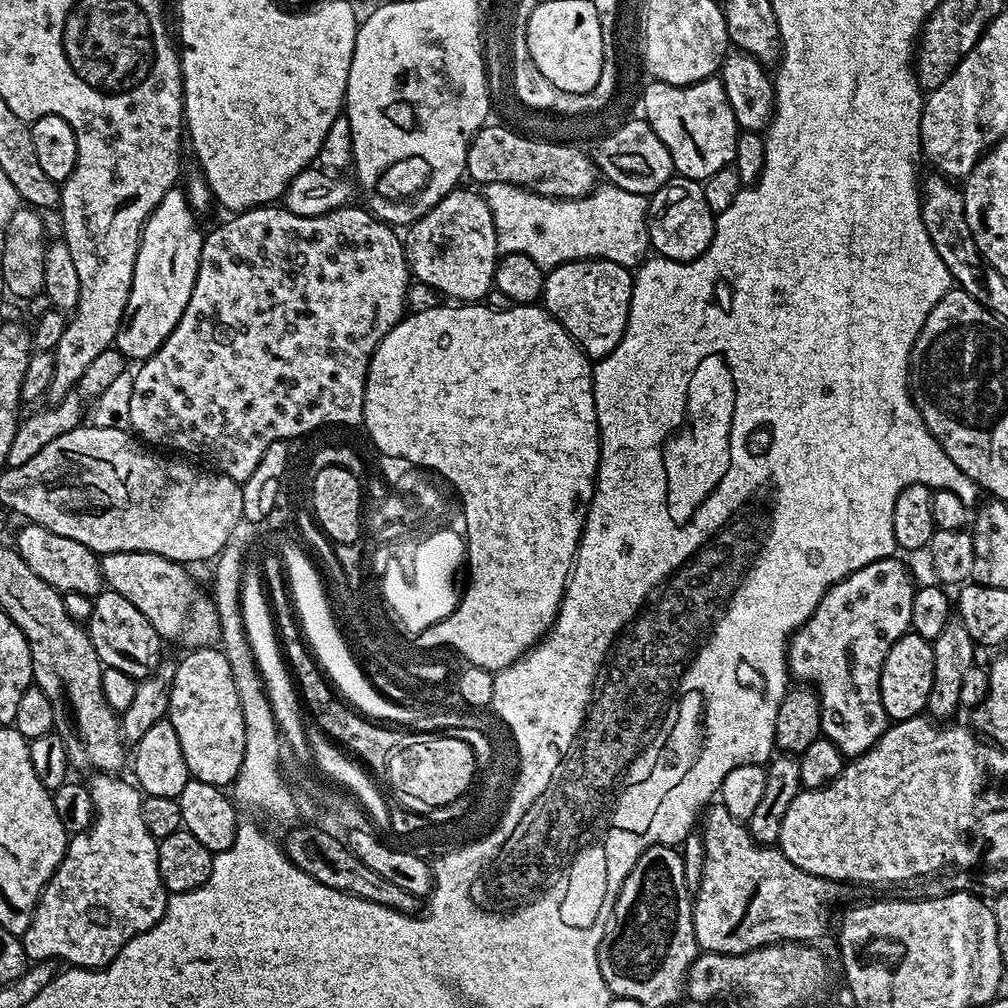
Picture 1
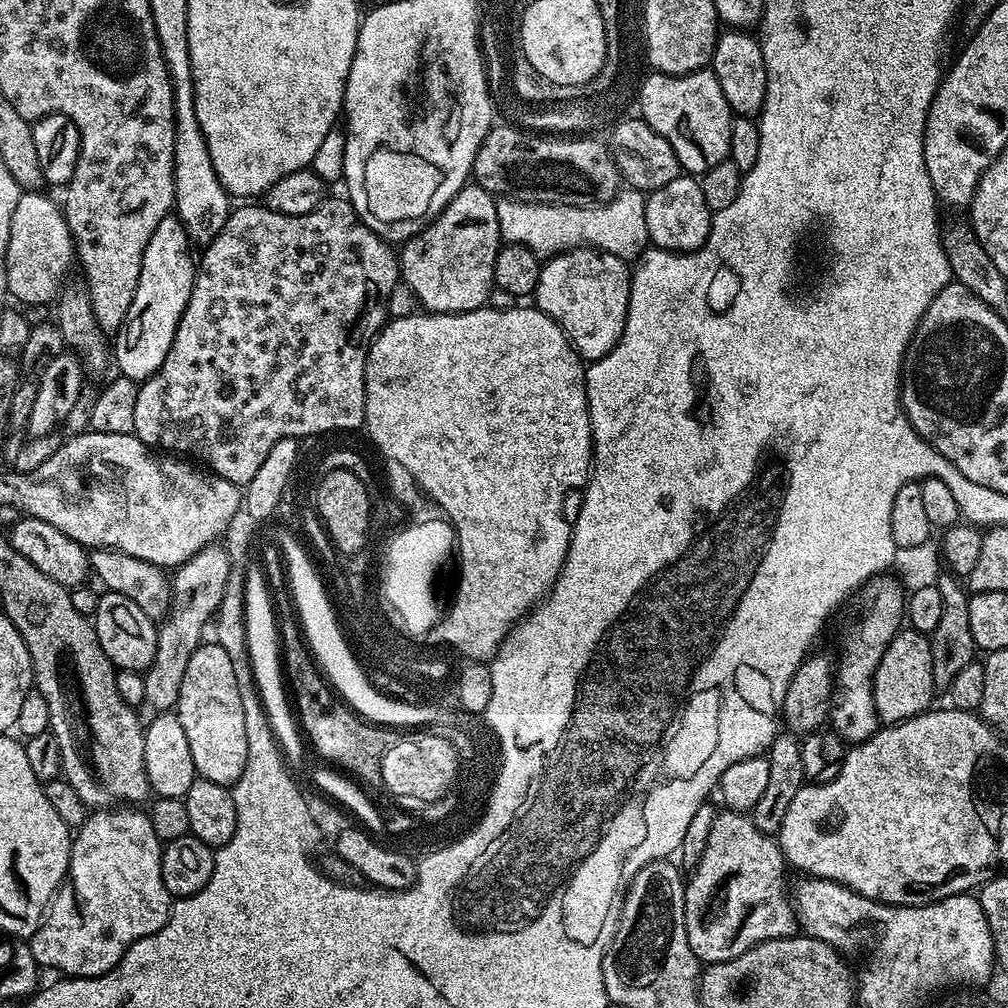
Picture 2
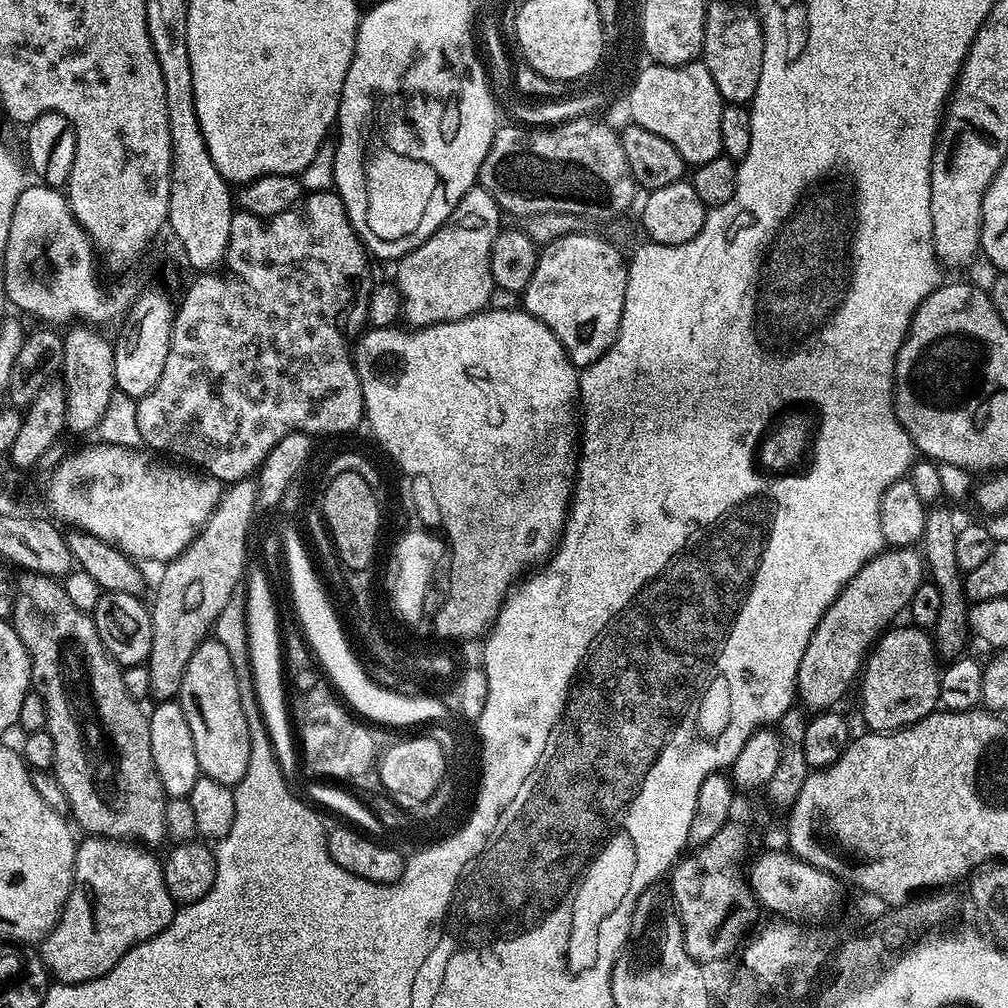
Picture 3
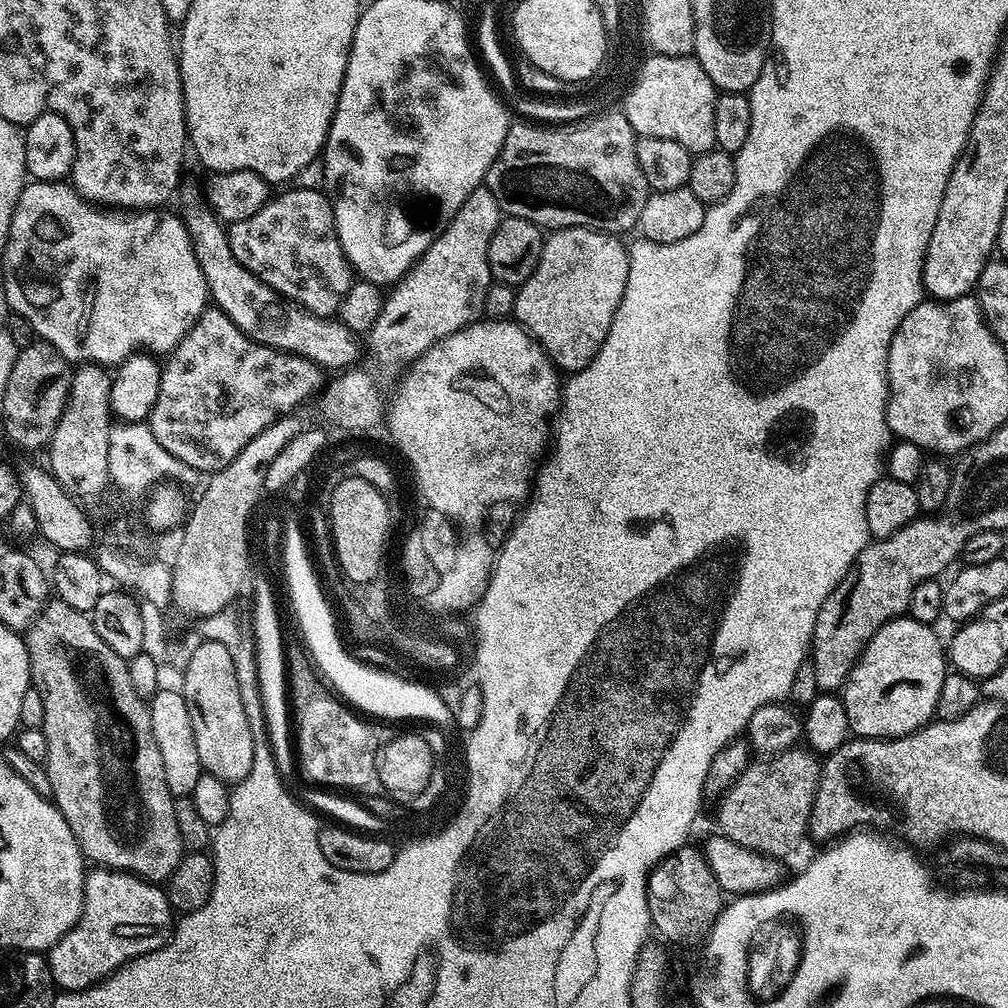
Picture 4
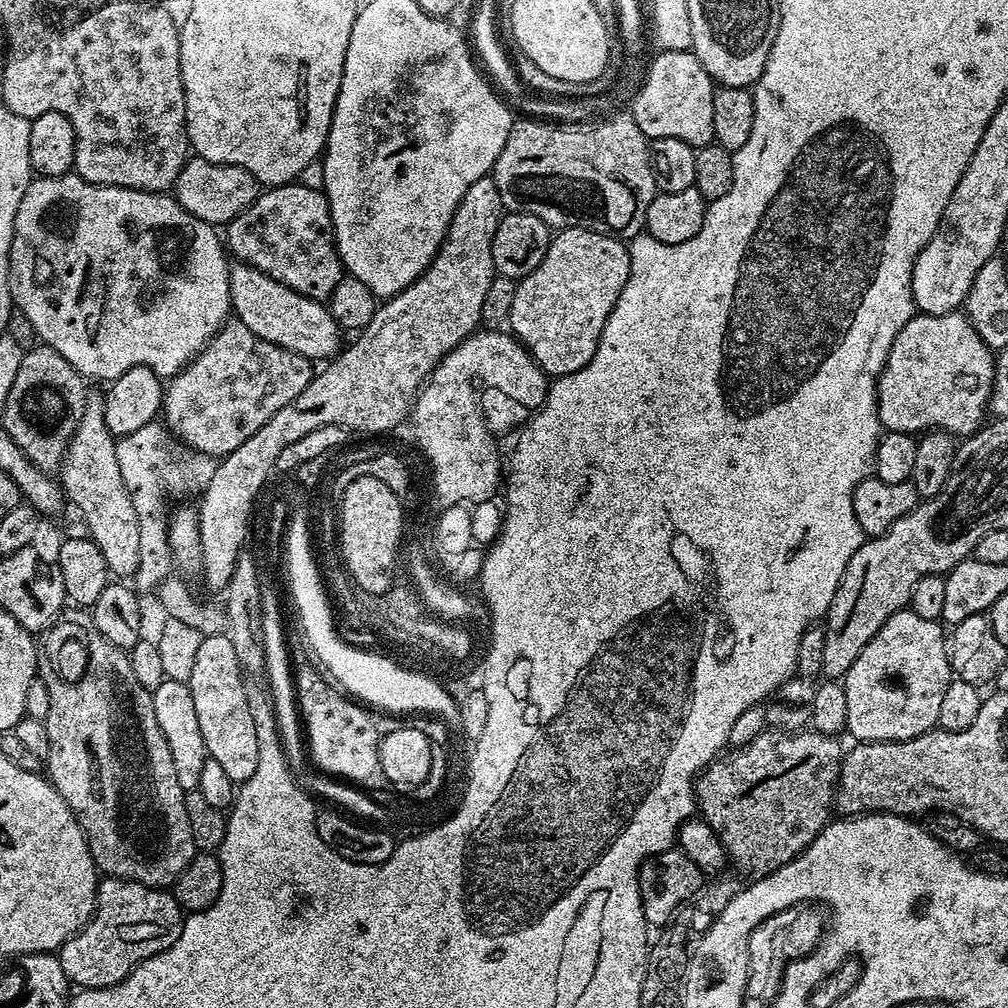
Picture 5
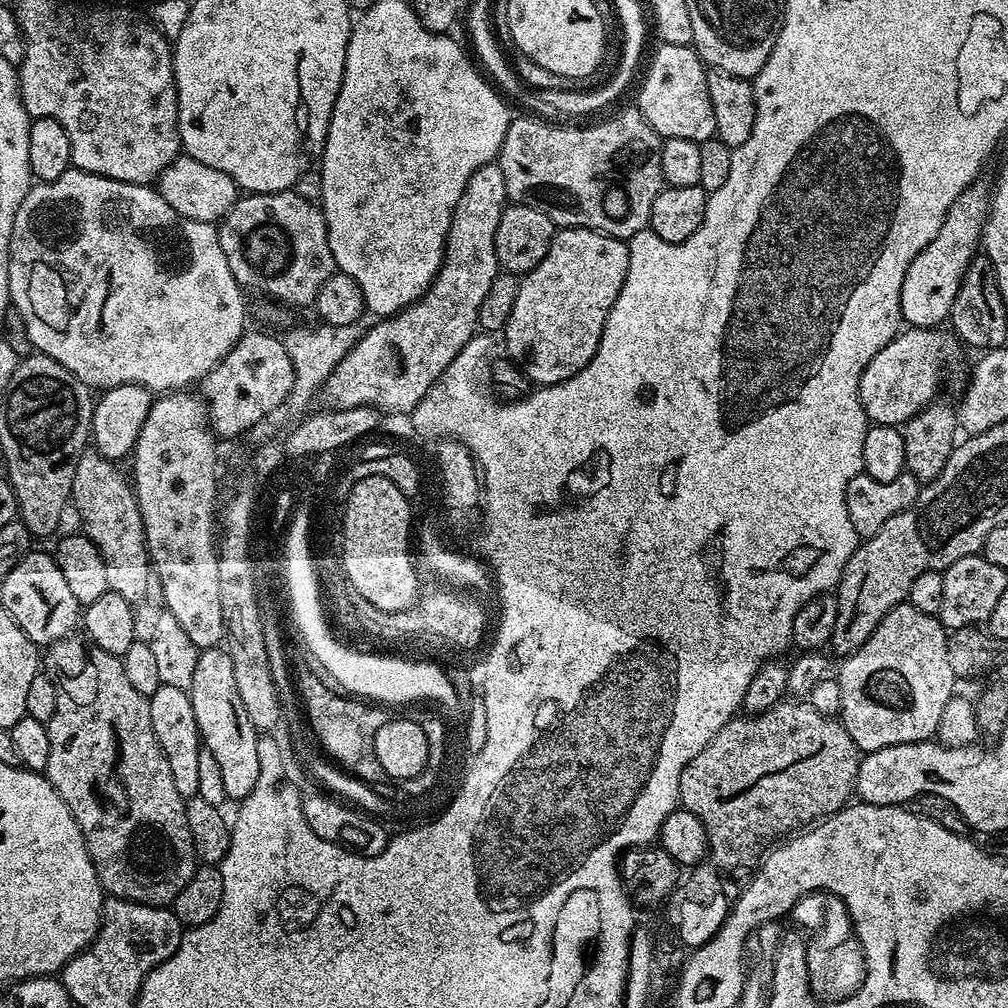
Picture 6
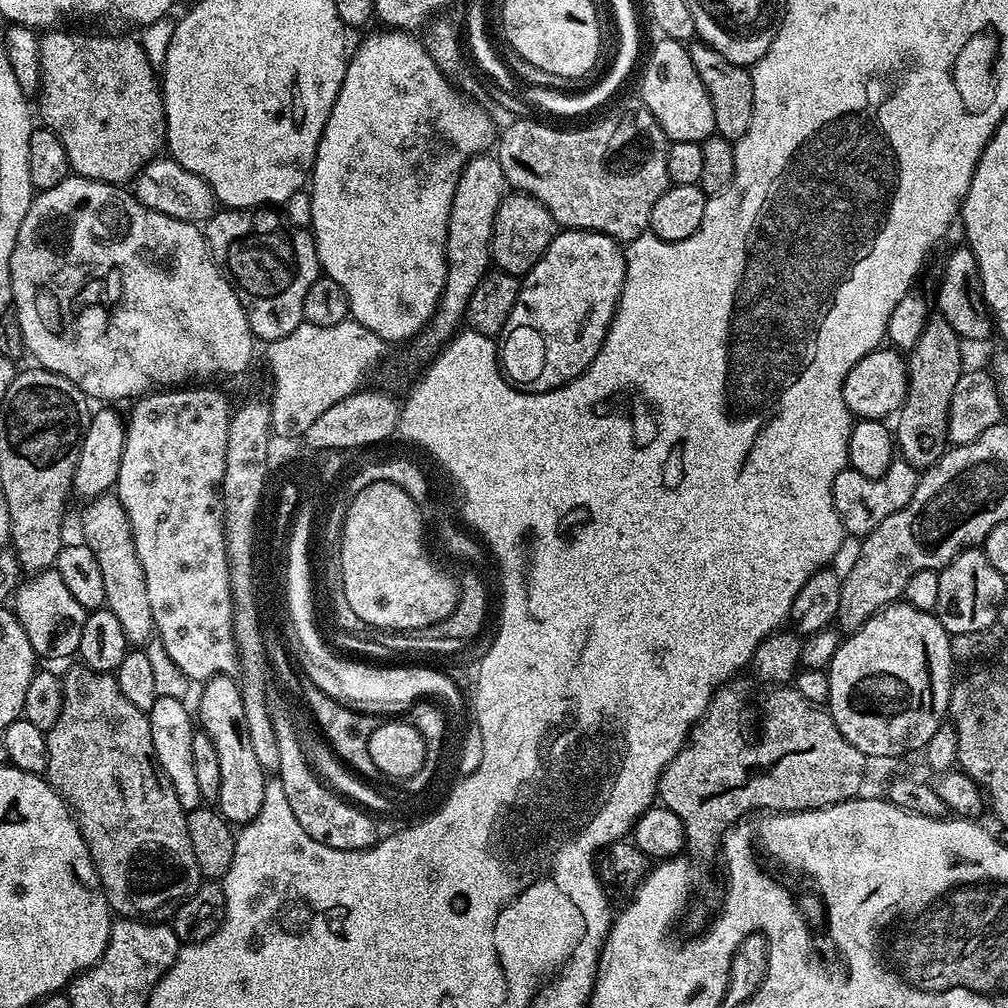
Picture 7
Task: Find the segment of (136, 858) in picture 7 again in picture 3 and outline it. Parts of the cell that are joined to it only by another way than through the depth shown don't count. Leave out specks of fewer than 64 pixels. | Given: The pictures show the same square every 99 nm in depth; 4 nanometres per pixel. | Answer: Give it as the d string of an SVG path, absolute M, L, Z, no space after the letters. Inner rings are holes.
M24 574L18 580L16 602L10 617L10 623L18 634L22 646L26 646L28 657L32 660L32 682L34 690L38 694L42 694L42 698L46 702L46 710L48 711L48 726L46 731L50 734L50 738L54 738L54 758L56 759L54 771L58 782L62 786L62 790L66 790L68 812L70 813L71 819L73 821L76 819L85 828L85 833L88 836L99 836L106 840L117 840L119 842L135 842L140 846L165 843L168 835L168 831L166 830L166 802L169 797L165 796L164 787L158 778L158 770L154 766L154 754L150 754L150 726L148 725L148 716L146 712L140 709L143 707L126 690L126 682L124 681L121 665L117 664L112 659L112 655L106 650L106 646L96 629L95 619L89 613L78 610L78 606L74 606L74 602L70 602L63 583L59 579L51 576Z

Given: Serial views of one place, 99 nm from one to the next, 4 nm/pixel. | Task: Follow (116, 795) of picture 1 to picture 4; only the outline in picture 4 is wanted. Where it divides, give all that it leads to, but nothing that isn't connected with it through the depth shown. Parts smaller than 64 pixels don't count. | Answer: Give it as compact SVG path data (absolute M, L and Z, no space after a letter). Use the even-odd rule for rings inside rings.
M103 866L93 867L84 878L84 905L78 922L46 956L57 989L80 992L84 988L91 988L93 984L107 980L123 964L164 947L171 940L174 931L172 916L174 917L174 909L169 904L167 891L163 887L134 876L131 872L117 872Z

